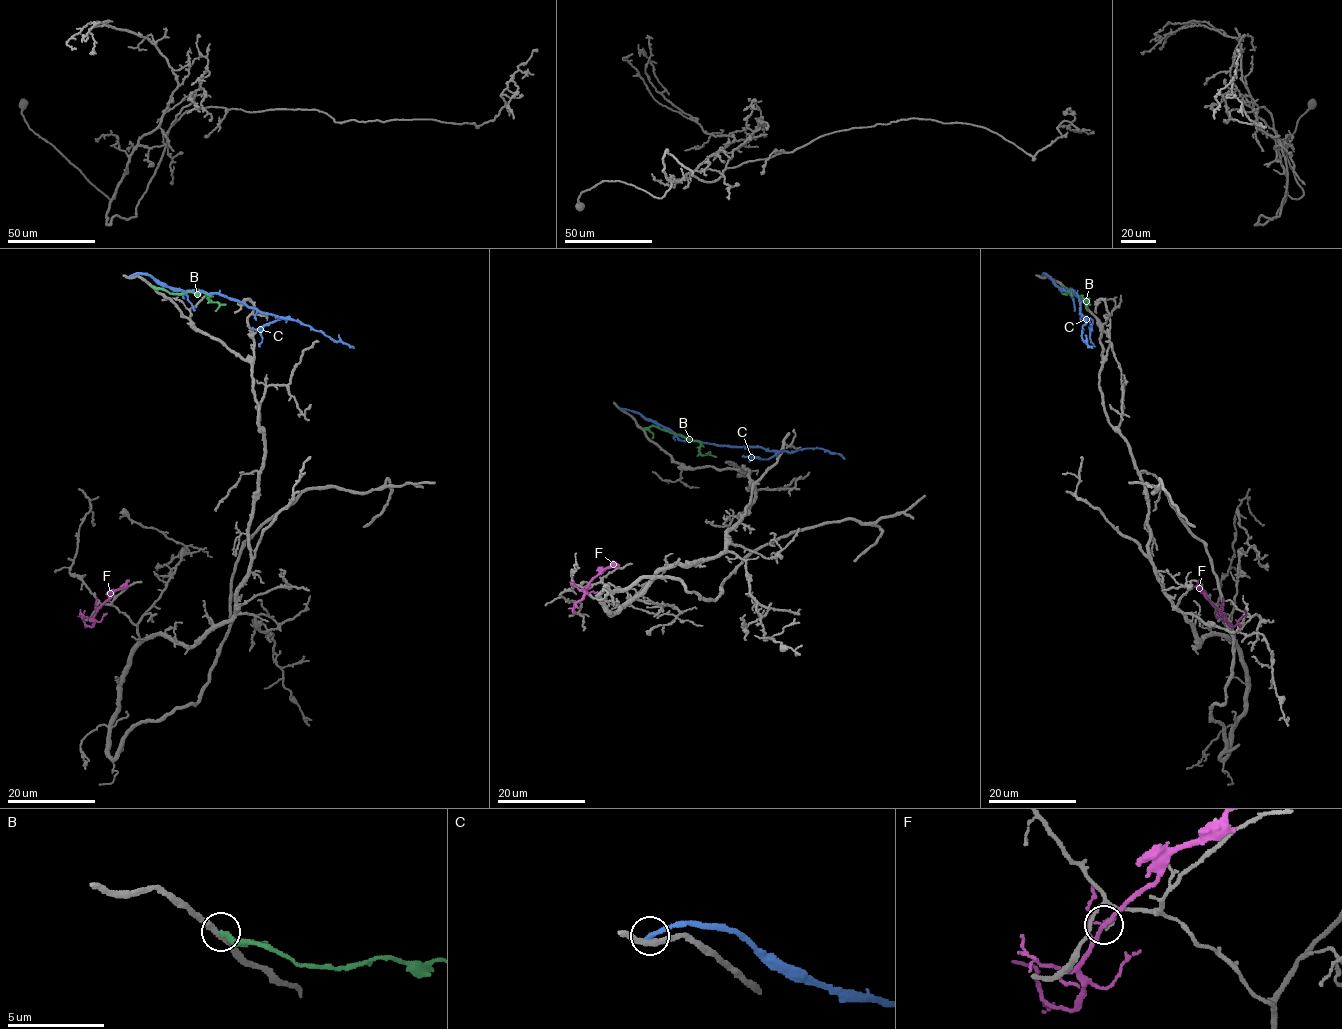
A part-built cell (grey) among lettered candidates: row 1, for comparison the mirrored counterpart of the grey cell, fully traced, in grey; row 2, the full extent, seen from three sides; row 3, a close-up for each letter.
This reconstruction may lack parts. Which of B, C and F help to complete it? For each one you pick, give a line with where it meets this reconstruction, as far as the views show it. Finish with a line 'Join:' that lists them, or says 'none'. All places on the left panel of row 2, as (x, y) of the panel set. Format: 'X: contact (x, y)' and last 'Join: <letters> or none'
Join: none

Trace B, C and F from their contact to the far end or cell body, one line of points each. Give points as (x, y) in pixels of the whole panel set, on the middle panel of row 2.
B: (643, 428), (655, 426), (680, 434), (700, 444), (699, 451), (702, 455), (710, 453), (705, 453)
C: (621, 408), (637, 412), (691, 439), (790, 452), (822, 448), (844, 459)
F: (589, 588), (576, 603), (574, 611)

